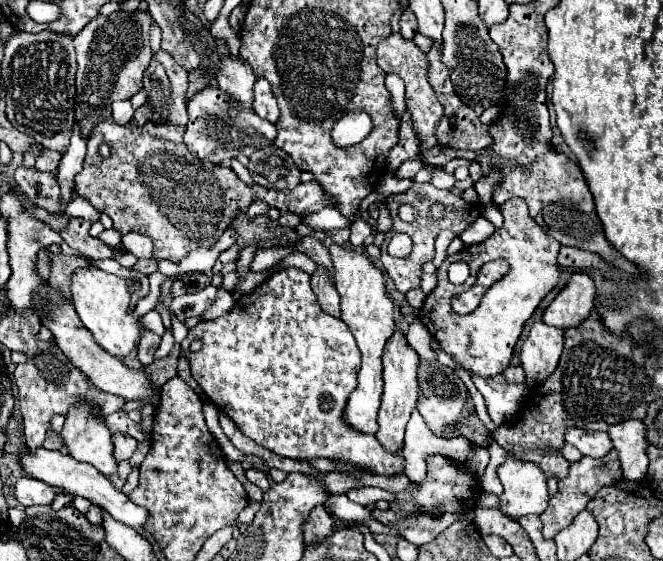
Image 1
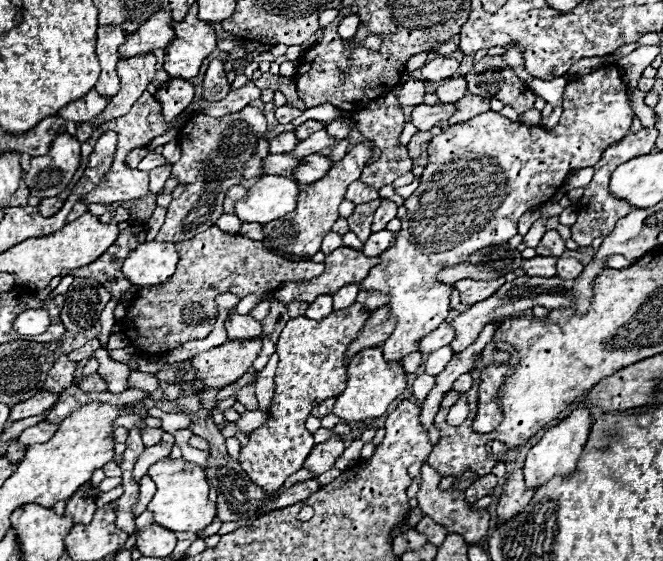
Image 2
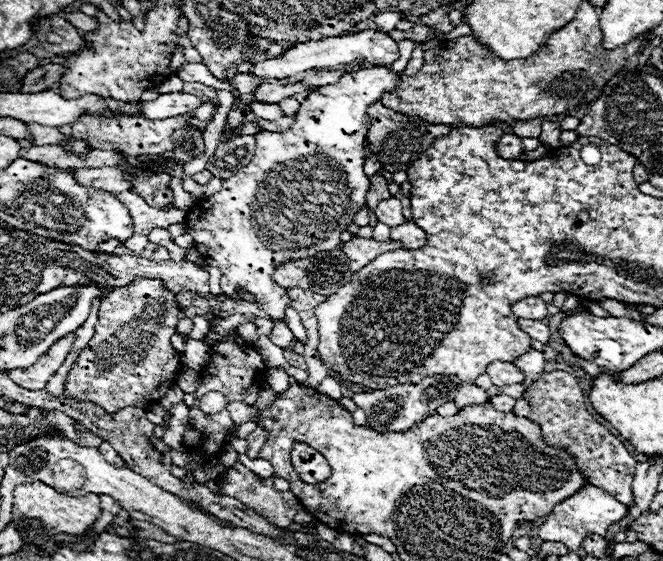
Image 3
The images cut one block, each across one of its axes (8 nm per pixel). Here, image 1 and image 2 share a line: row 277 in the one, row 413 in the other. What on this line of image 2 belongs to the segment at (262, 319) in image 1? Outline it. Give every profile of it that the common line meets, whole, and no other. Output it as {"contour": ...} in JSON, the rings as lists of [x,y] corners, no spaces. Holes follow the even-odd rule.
{"contour":[[[352,304],[350,308],[334,310],[322,322],[312,322],[306,316],[290,318],[286,322],[276,344],[280,362],[276,370],[276,392],[270,420],[250,434],[250,442],[238,456],[238,462],[252,482],[262,486],[266,492],[278,490],[288,476],[302,468],[304,458],[314,446],[314,438],[306,430],[304,422],[316,404],[342,394],[346,382],[344,352],[352,338],[356,338],[362,330],[368,316],[370,314],[364,306]]]}

